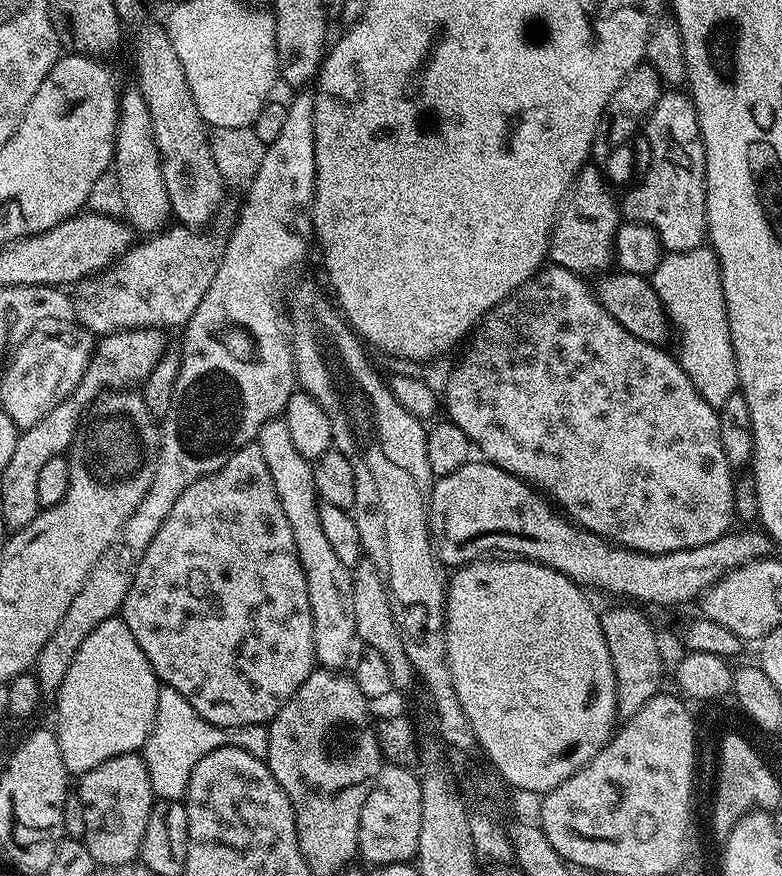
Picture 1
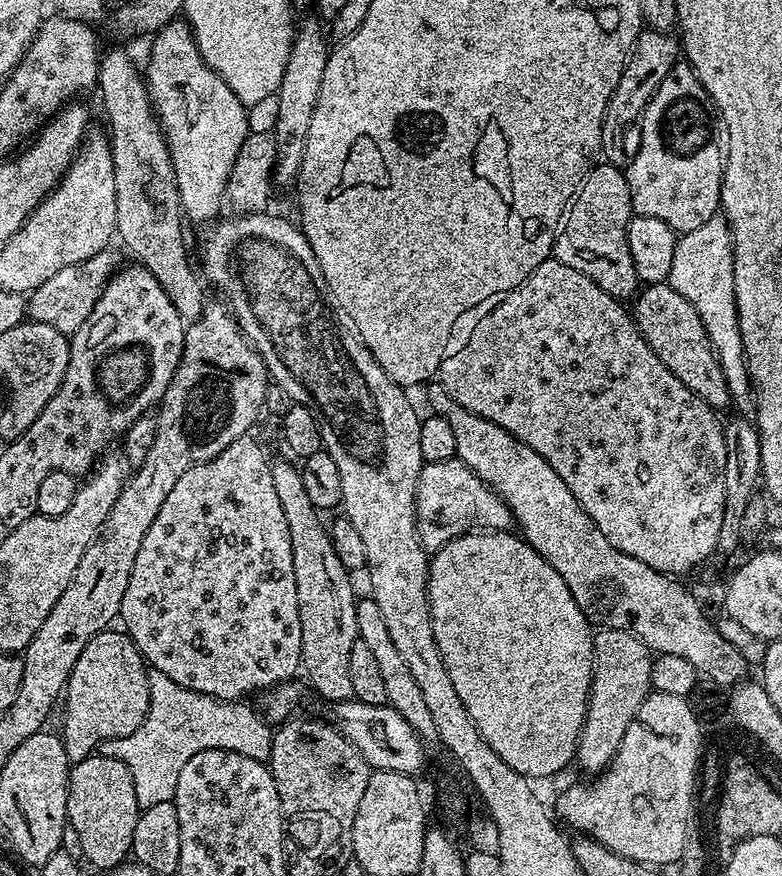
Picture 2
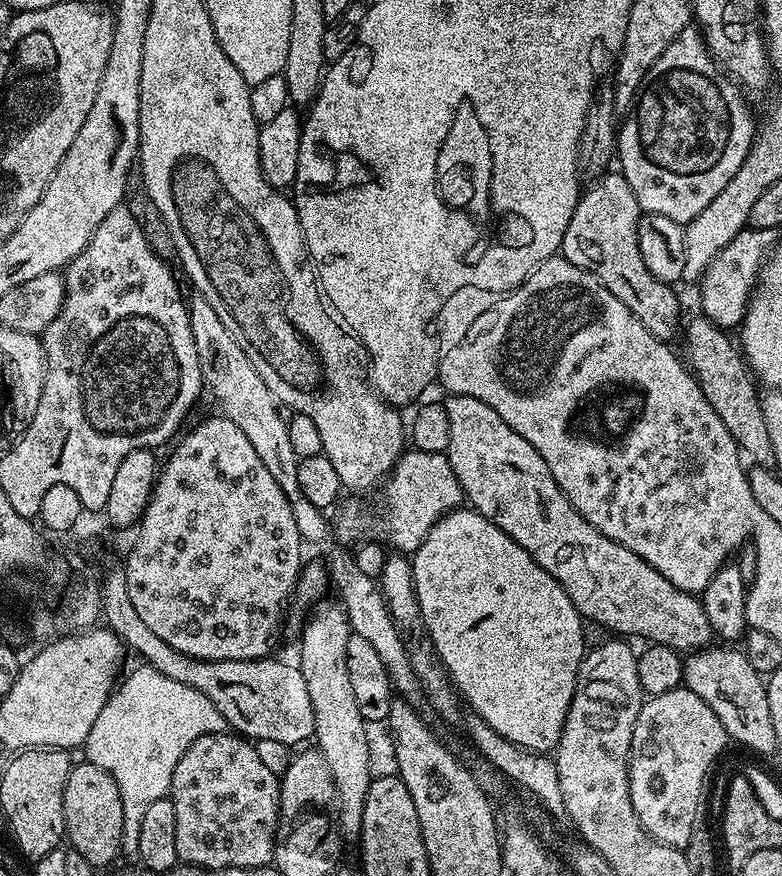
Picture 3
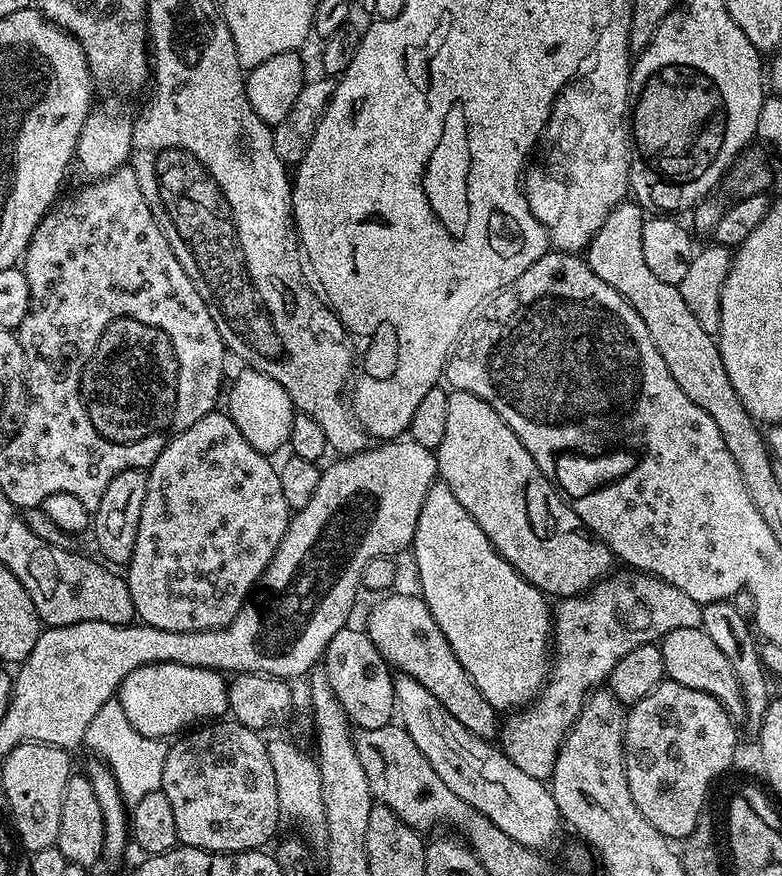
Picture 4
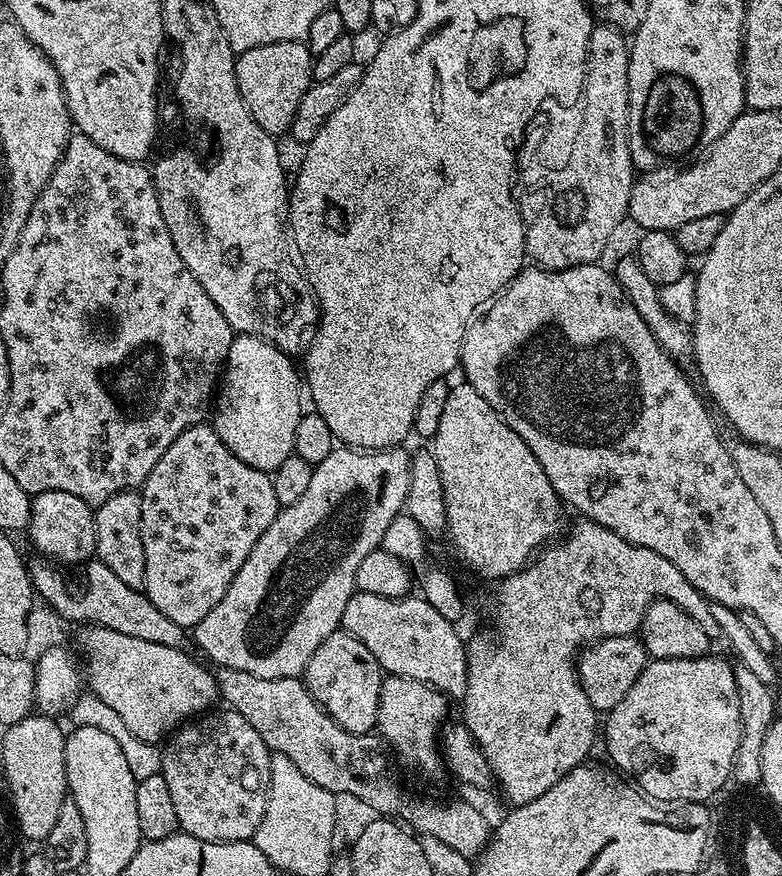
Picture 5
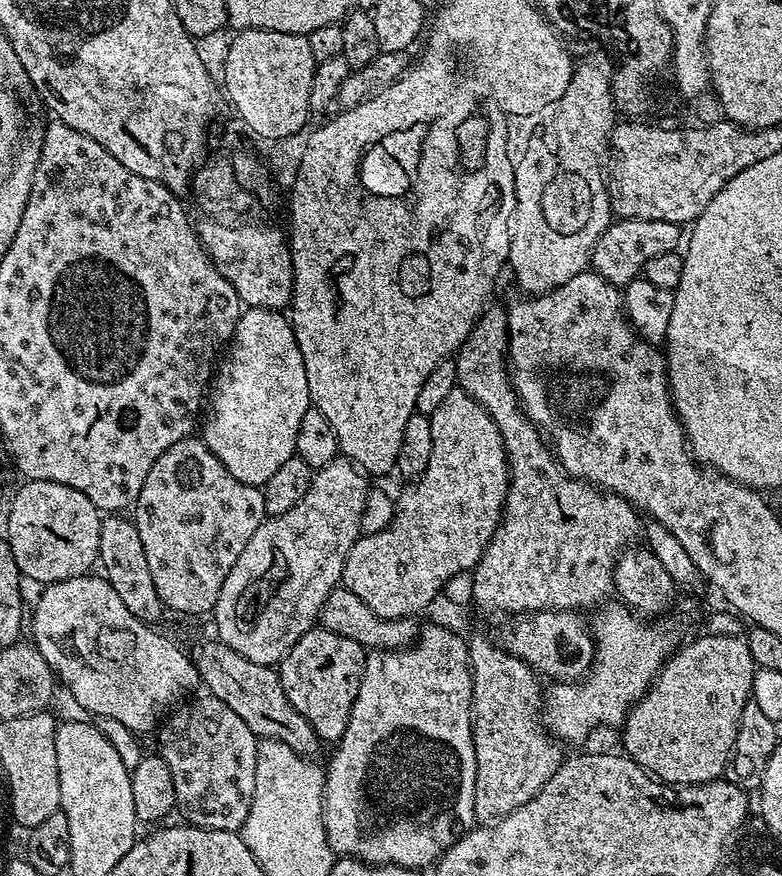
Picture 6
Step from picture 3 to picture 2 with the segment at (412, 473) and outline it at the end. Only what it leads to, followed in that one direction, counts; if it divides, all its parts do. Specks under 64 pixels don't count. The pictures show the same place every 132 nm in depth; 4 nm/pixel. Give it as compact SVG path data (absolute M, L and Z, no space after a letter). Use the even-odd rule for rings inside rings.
M458 458L425 464L420 471L416 487L416 532L425 552L436 552L465 532L508 530L513 524L512 512L506 502L502 502L496 491Z

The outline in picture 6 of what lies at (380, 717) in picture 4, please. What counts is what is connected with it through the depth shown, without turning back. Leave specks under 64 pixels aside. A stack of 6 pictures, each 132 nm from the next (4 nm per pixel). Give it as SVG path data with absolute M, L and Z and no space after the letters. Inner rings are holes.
M317 626L302 634L302 638L294 642L290 654L286 654L286 658L280 661L278 665L280 681L282 690L286 690L286 698L290 698L290 706L294 706L294 710L298 710L298 714L302 714L302 718L306 718L310 726L314 726L321 741L335 742L342 738L342 734L346 734L350 710L358 698L358 686L362 682L365 659L366 649L358 642L354 642L354 638L342 638L342 634L334 634L322 626Z

